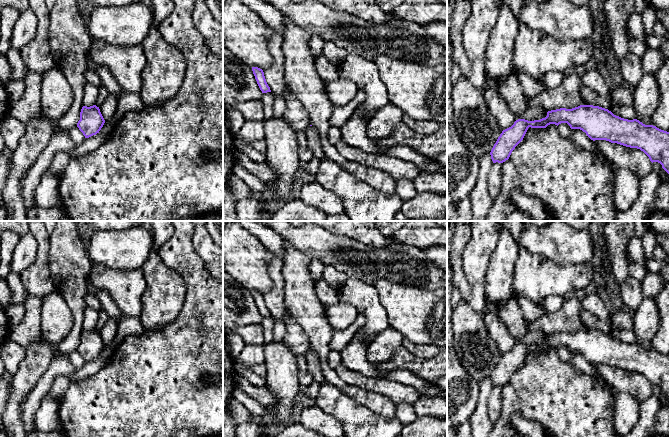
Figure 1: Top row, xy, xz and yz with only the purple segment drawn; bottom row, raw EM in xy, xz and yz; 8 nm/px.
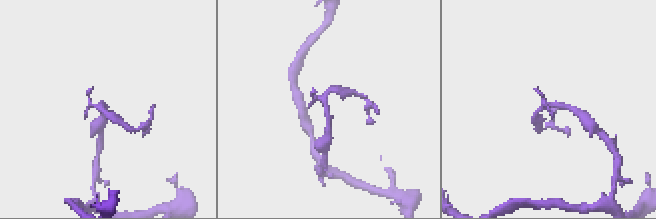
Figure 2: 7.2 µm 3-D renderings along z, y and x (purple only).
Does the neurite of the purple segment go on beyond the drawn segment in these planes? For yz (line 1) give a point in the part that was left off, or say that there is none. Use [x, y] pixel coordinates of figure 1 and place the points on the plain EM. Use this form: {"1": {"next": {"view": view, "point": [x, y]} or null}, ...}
{"1": {"next": null}}

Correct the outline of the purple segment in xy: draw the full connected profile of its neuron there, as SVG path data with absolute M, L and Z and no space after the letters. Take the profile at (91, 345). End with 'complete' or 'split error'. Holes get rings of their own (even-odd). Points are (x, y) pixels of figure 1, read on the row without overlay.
M96 329L87 331L83 330L80 336L80 344L77 351L83 357L85 362L89 362L99 357L103 351L105 344Z; complete

